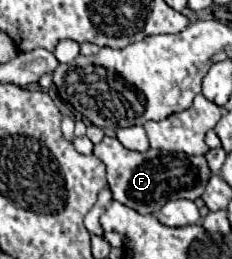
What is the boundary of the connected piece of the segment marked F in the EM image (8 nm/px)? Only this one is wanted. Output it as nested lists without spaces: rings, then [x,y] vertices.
[[[103,137],[103,141],[95,145],[93,153],[107,165],[107,181],[113,191],[113,199],[143,215],[157,213],[171,199],[195,201],[197,197],[201,197],[207,185],[207,177],[211,177],[209,165],[203,157],[189,157],[185,153],[159,149],[137,153],[125,149],[115,137]]]

